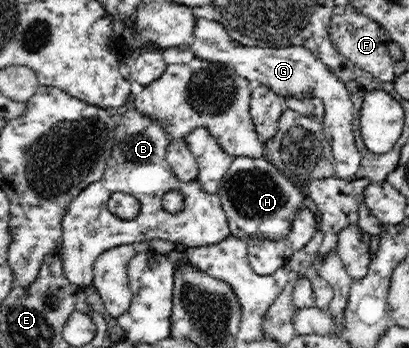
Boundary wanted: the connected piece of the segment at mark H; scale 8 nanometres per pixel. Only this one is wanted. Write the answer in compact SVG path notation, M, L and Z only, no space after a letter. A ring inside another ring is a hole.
M234 157L229 170L223 175L216 195L222 203L232 236L246 242L253 235L268 240L287 238L290 232L290 223L293 222L298 208L303 207L305 191L301 185L295 184L281 174L281 171L266 158Z

